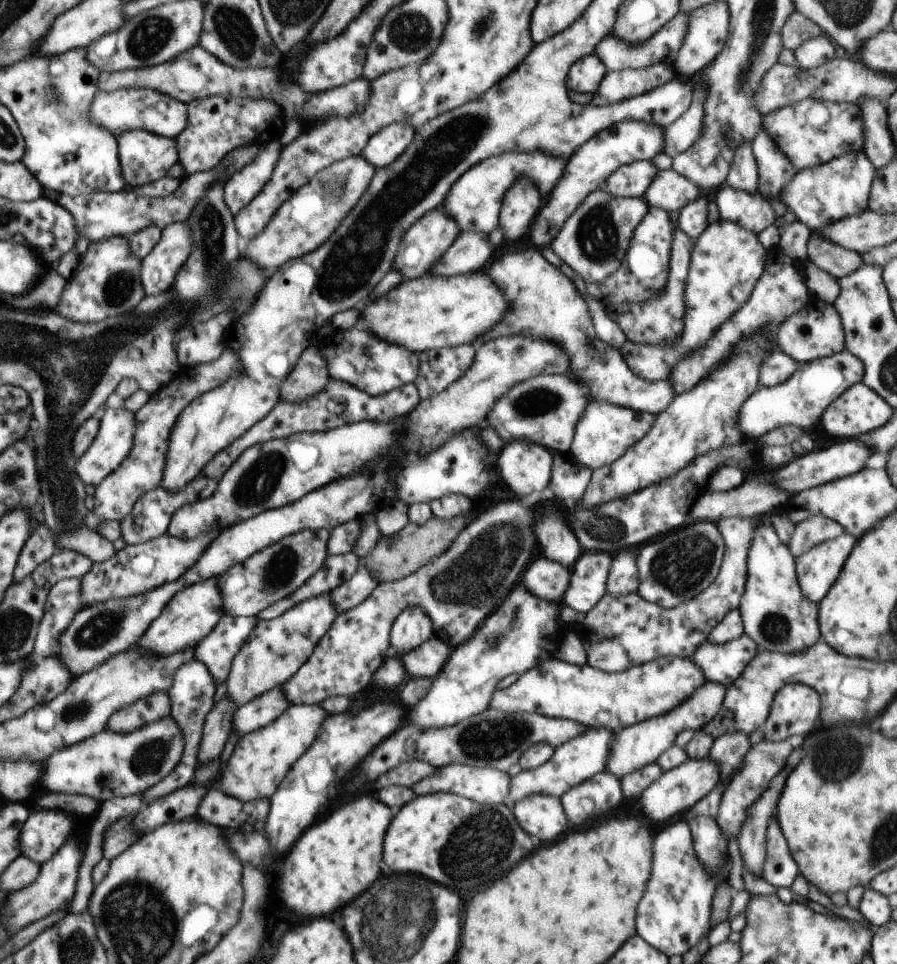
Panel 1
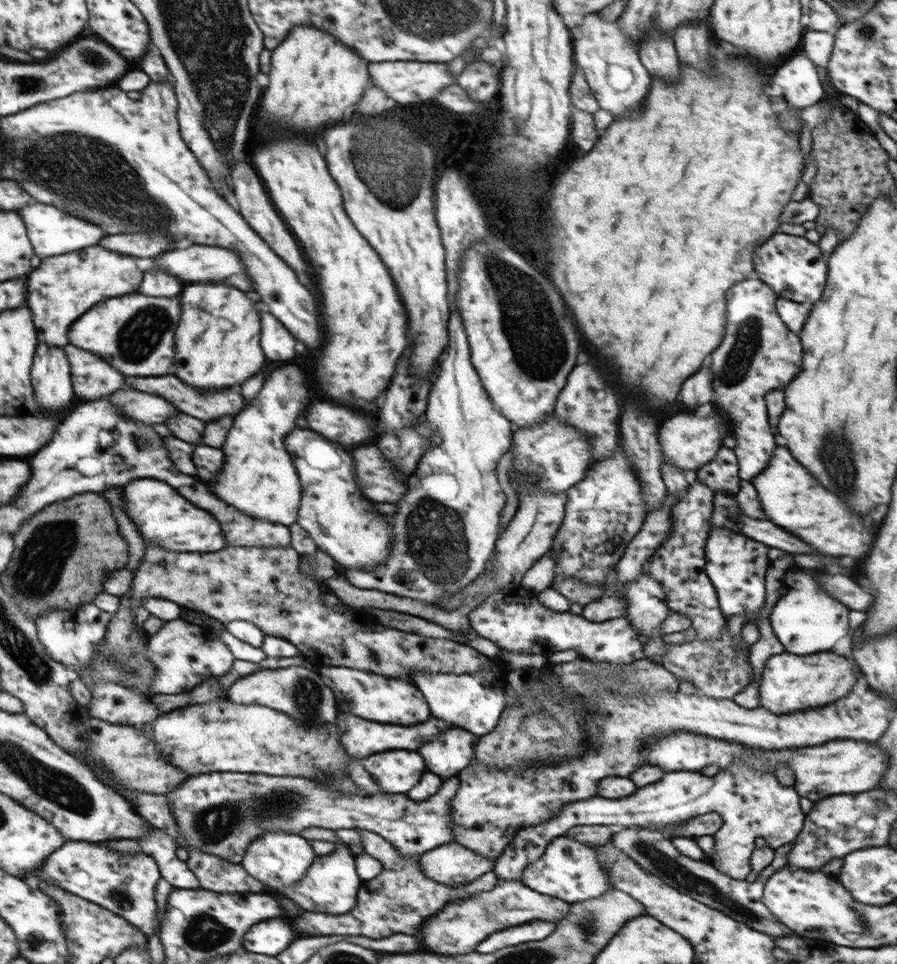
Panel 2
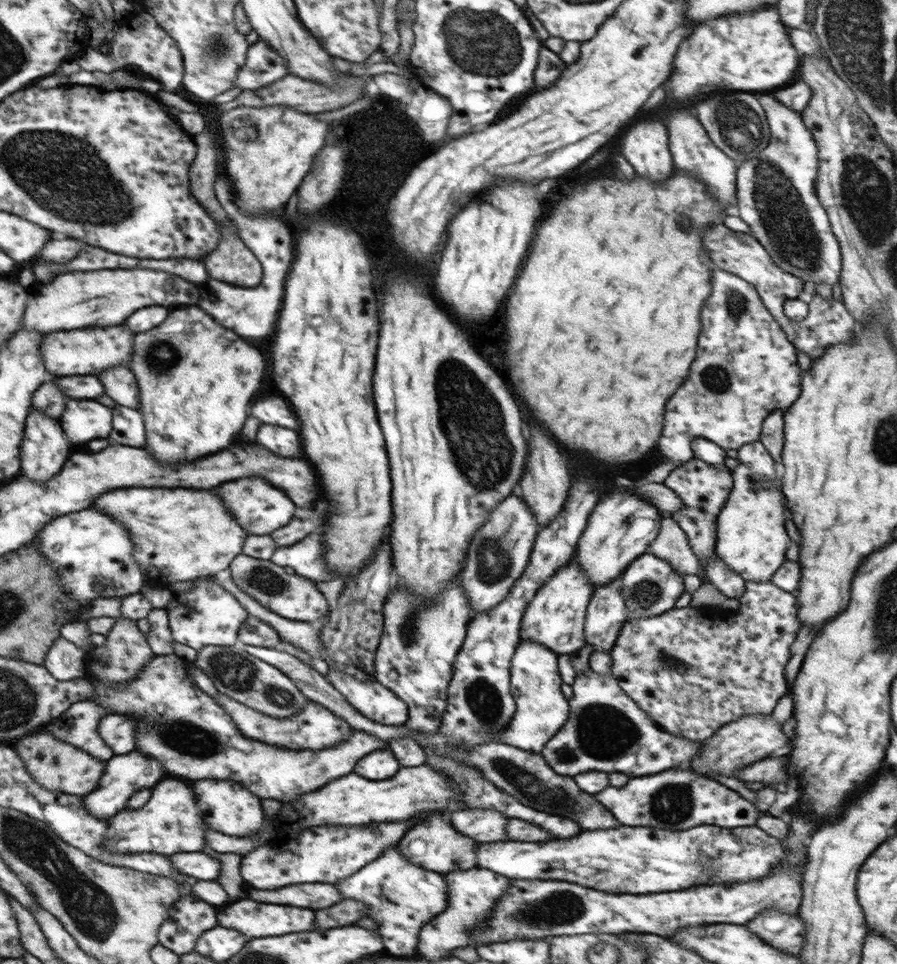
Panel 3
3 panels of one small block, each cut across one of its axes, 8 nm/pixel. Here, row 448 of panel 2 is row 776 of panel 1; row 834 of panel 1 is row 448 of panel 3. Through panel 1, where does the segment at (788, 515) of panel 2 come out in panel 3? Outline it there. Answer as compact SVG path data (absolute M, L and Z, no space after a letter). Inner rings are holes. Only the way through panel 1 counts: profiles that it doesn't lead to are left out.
M758 440L744 443L738 450L740 464L731 471L733 488L717 516L715 554L745 582L764 582L786 559L788 534L784 528L786 508L784 494L771 486L776 476L776 463L768 449Z

